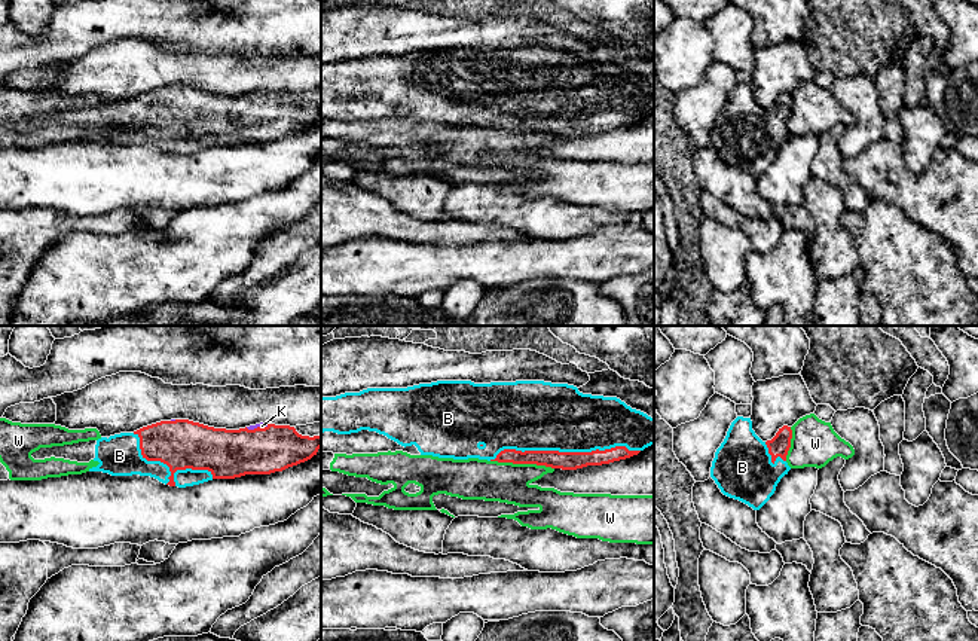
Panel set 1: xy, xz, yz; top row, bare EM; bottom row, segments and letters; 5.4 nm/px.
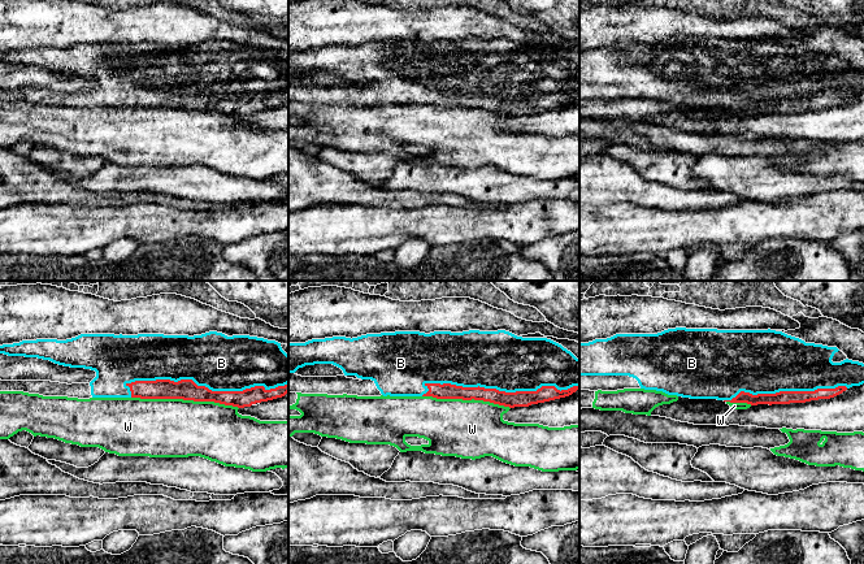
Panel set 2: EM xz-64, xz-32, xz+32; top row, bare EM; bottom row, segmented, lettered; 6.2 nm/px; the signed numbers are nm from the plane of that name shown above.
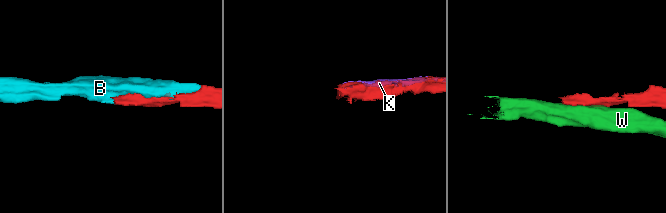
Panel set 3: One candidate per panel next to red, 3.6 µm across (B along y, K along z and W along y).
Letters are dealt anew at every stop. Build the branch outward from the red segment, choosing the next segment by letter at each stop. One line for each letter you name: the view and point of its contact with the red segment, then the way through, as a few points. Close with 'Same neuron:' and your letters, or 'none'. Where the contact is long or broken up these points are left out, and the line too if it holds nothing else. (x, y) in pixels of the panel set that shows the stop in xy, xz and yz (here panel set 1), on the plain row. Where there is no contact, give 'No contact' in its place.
B: Touches red at xz (564, 119)
K: Touches red at xy (257, 94)
Same neuron: B, K

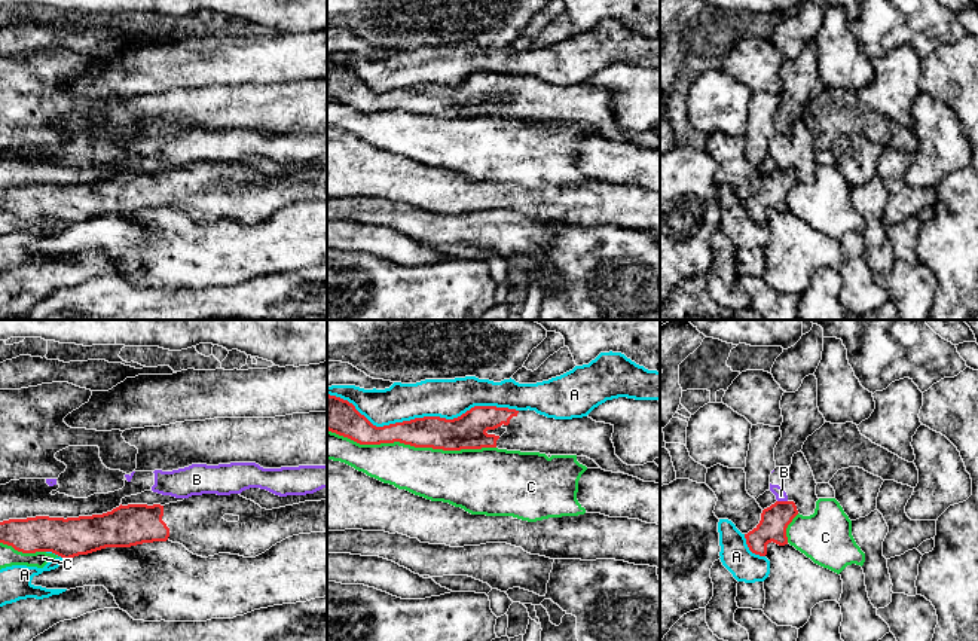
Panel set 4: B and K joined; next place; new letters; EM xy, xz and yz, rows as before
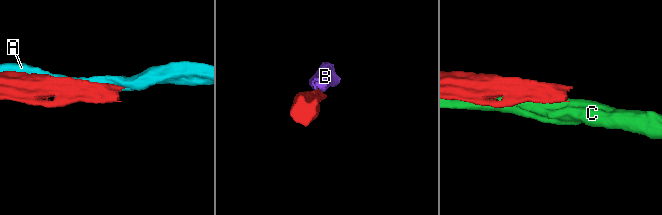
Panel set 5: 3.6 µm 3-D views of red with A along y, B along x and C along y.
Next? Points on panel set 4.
Same neuron: none

